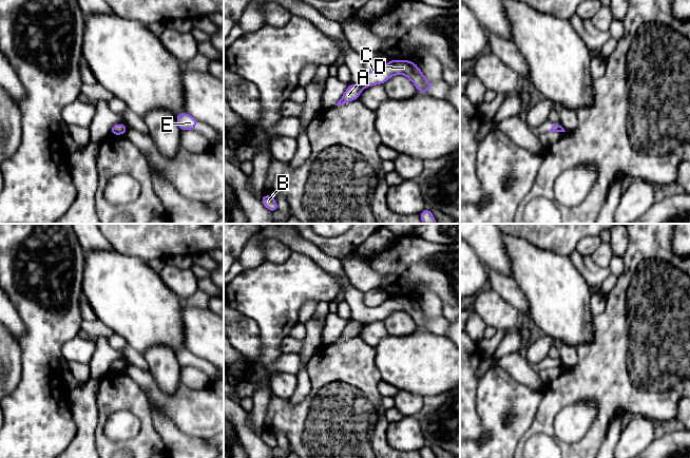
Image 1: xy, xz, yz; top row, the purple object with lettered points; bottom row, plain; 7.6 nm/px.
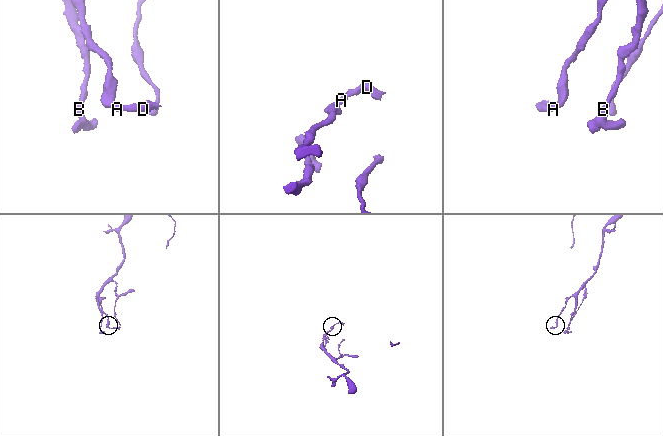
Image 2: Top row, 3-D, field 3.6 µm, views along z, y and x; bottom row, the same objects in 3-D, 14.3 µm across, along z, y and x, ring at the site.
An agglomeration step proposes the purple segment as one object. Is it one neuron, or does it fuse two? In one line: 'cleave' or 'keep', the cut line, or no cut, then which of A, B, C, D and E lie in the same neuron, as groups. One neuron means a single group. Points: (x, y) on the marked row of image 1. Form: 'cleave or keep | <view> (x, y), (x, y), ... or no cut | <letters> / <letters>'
cleave | xz (359, 86), (363, 88) | A B / C D E

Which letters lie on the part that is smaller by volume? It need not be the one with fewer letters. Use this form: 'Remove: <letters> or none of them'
Remove: C, D, E

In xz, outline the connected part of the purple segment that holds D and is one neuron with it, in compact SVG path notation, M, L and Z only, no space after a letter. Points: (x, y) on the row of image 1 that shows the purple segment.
M389 60L377 71L365 71L360 87L365 89L373 84L383 84L397 74L407 76L419 93L429 93L433 89L433 83L428 82L418 65L409 60Z

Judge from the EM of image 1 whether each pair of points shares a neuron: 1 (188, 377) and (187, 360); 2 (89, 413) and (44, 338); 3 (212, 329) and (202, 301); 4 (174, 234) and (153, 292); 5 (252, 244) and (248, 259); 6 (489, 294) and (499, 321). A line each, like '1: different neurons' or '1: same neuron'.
1: different neurons
2: different neurons
3: different neurons
4: different neurons
5: same neuron
6: same neuron

